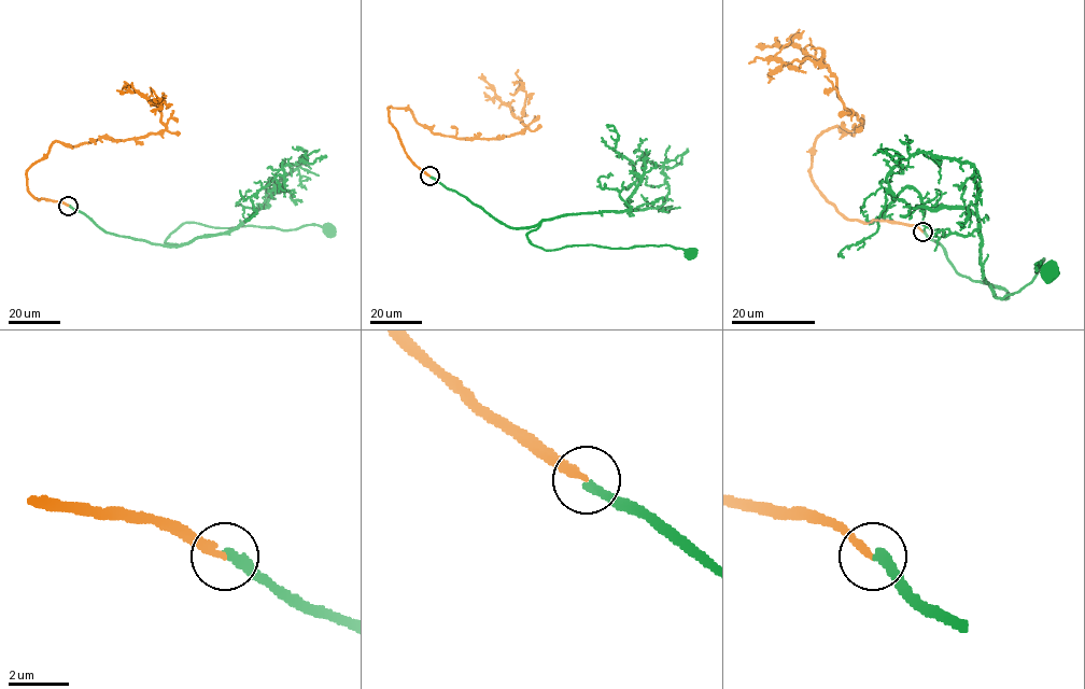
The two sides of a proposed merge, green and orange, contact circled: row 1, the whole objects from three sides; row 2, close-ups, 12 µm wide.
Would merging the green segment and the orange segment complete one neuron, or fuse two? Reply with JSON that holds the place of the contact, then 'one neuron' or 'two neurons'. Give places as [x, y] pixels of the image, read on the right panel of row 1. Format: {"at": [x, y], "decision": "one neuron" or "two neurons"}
{"at": [923, 231], "decision": "one neuron"}

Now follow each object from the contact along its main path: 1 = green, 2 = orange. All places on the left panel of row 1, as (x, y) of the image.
1: (68, 205), (106, 231), (169, 247), (178, 245), (166, 238), (185, 223), (283, 230), (312, 224), (329, 230)
2: (68, 205), (27, 190), (26, 172), (52, 143), (138, 139), (165, 129), (149, 98), (116, 90)

